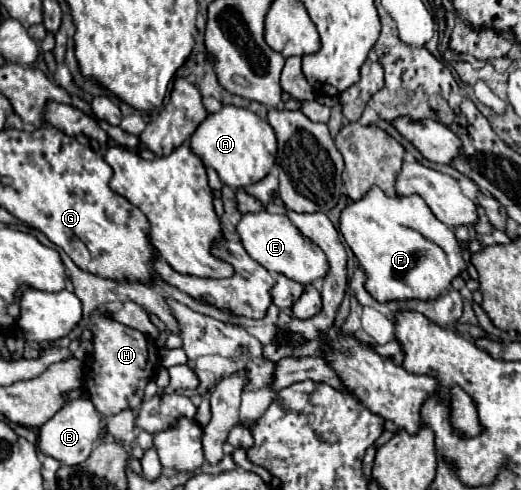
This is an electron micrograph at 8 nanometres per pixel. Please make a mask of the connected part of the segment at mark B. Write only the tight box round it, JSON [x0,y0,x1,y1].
[37,398,103,466]

